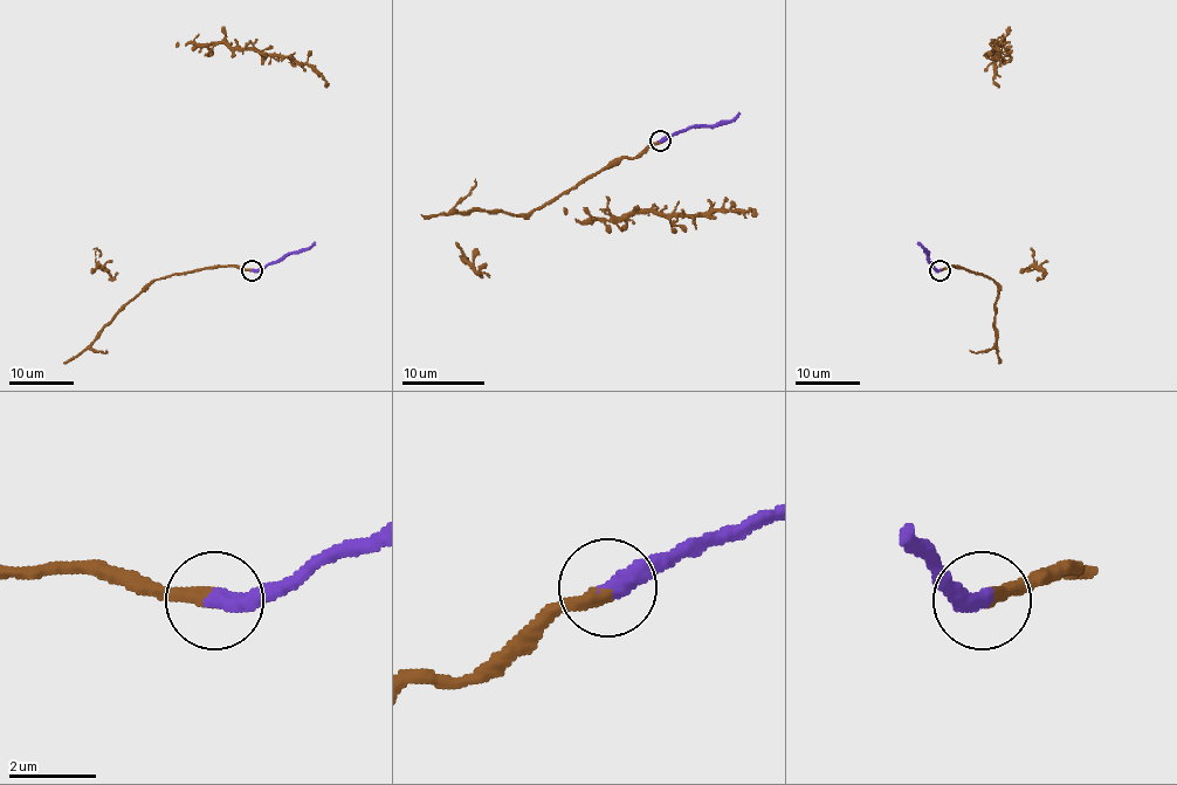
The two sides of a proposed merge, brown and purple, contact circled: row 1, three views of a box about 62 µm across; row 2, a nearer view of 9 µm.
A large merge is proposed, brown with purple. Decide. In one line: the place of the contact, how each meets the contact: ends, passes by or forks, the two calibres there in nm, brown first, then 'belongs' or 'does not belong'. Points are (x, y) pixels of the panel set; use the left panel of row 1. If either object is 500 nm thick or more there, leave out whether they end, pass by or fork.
(252, 270) | brown ends | purple ends | 320/440 nm | belongs

